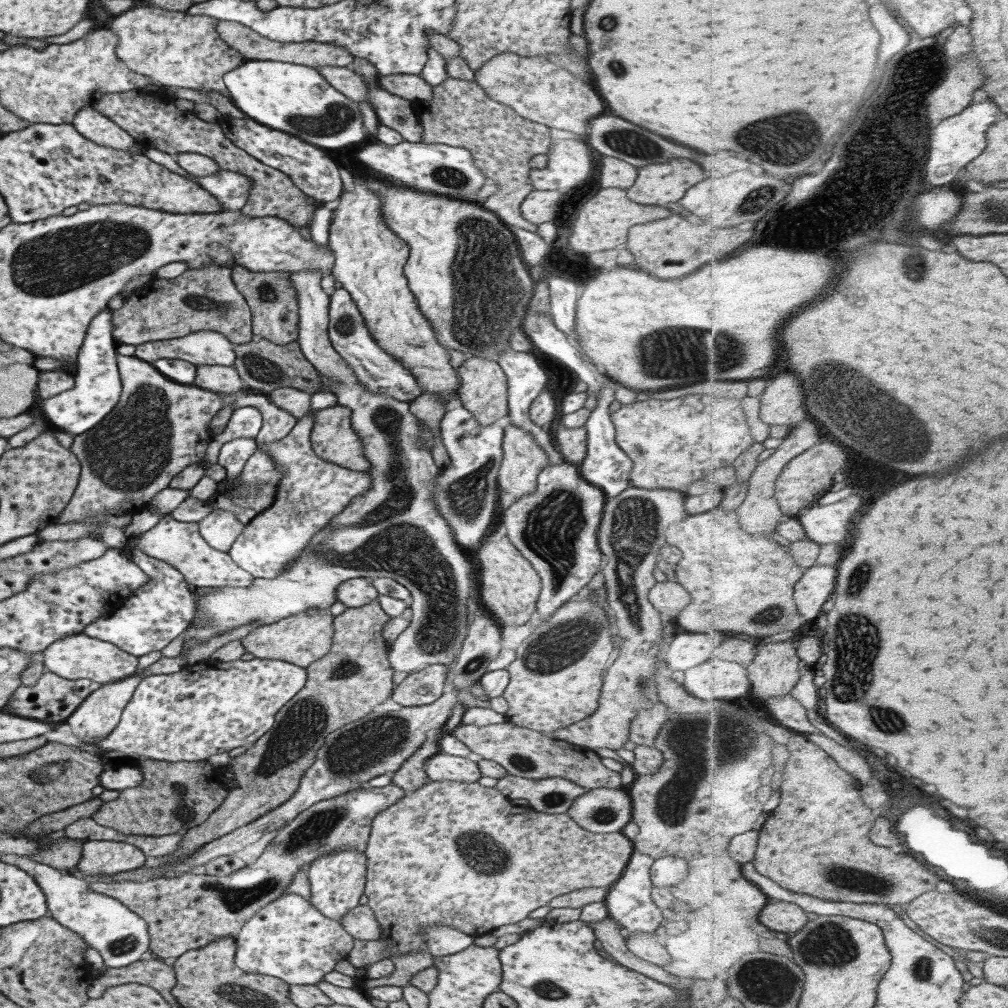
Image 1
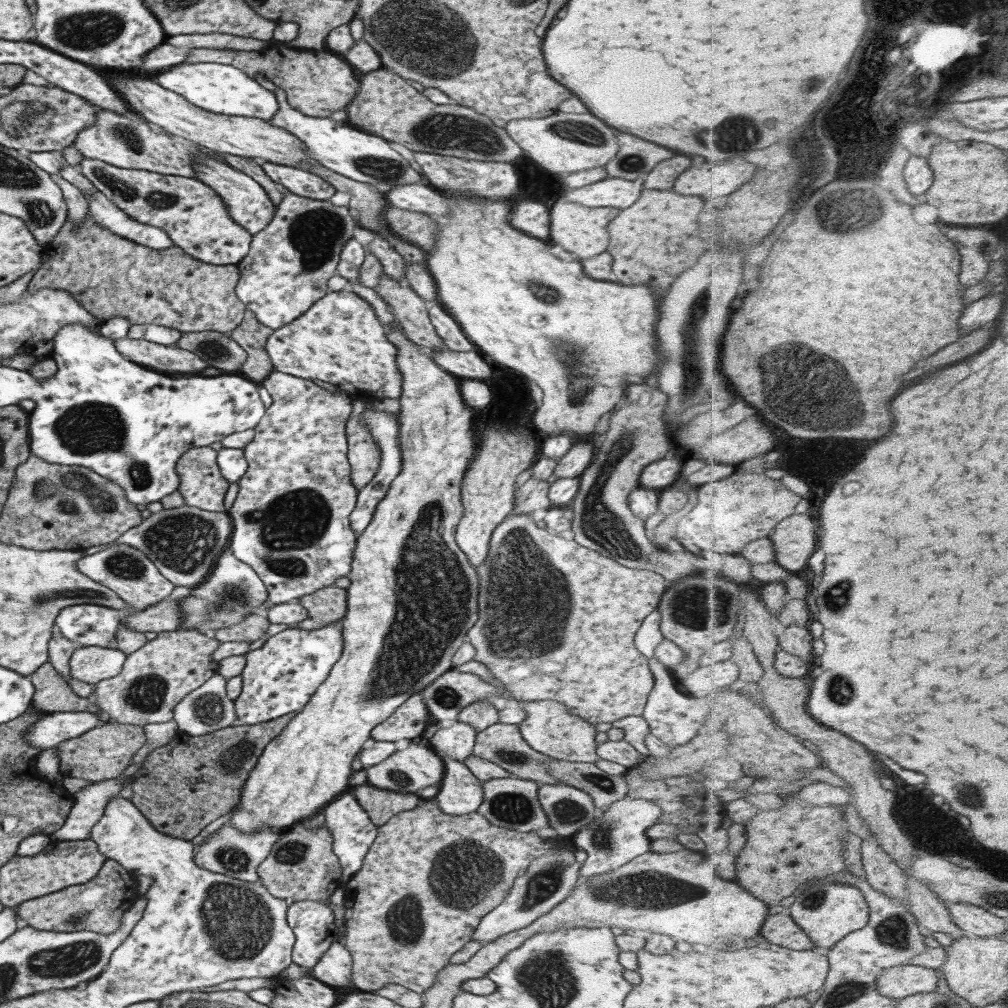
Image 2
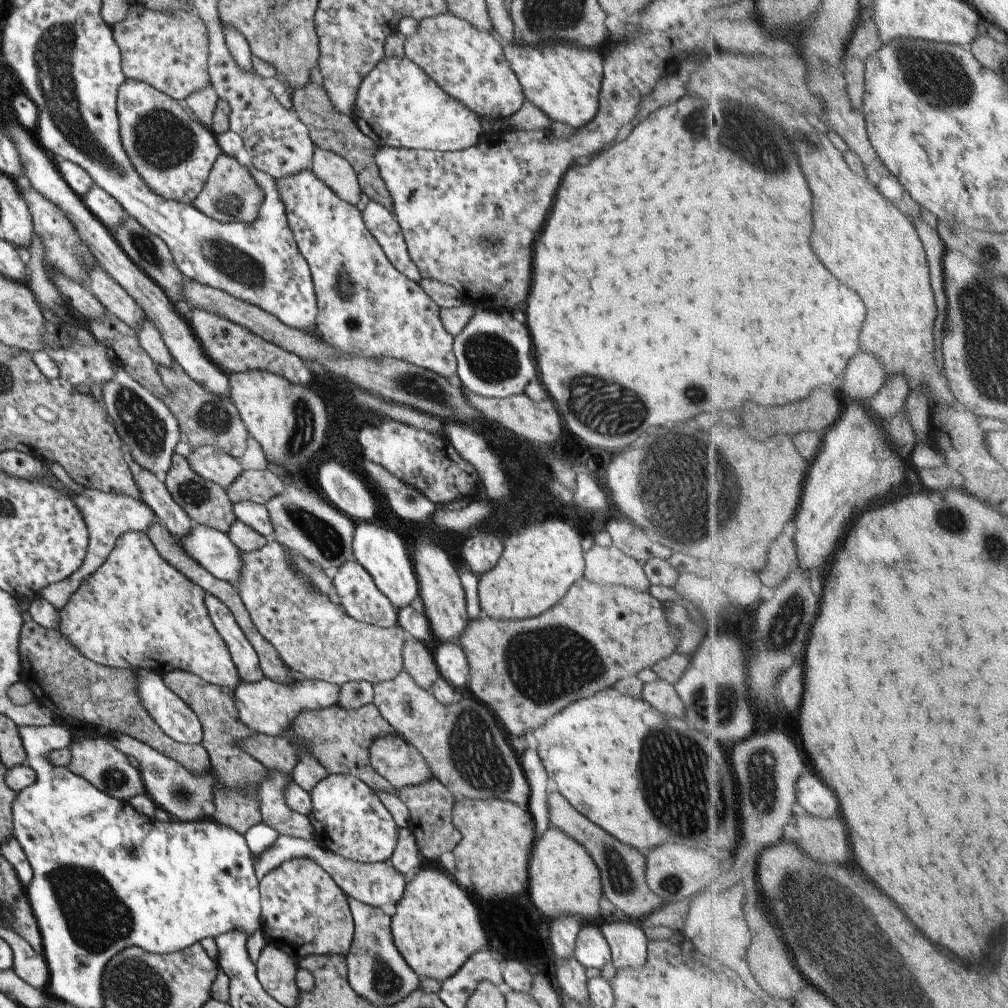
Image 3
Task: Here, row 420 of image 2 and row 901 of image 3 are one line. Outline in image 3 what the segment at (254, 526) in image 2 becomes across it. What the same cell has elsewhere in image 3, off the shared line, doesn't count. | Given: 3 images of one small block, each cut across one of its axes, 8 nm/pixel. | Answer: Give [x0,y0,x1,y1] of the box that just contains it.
[260,857,354,959]

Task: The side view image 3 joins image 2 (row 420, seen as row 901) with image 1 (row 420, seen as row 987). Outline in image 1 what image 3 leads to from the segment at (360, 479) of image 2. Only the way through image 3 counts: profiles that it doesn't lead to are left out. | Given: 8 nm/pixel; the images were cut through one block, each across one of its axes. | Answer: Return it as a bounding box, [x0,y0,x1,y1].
[160,269,471,684]

